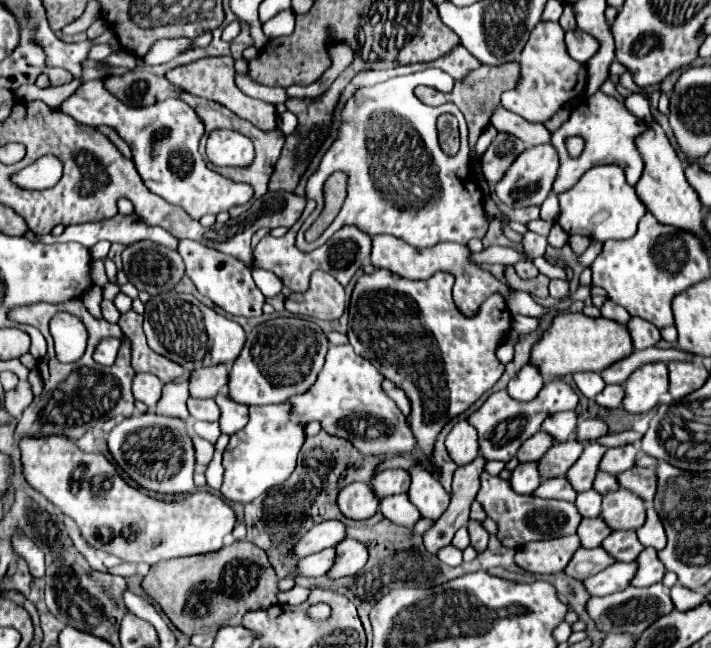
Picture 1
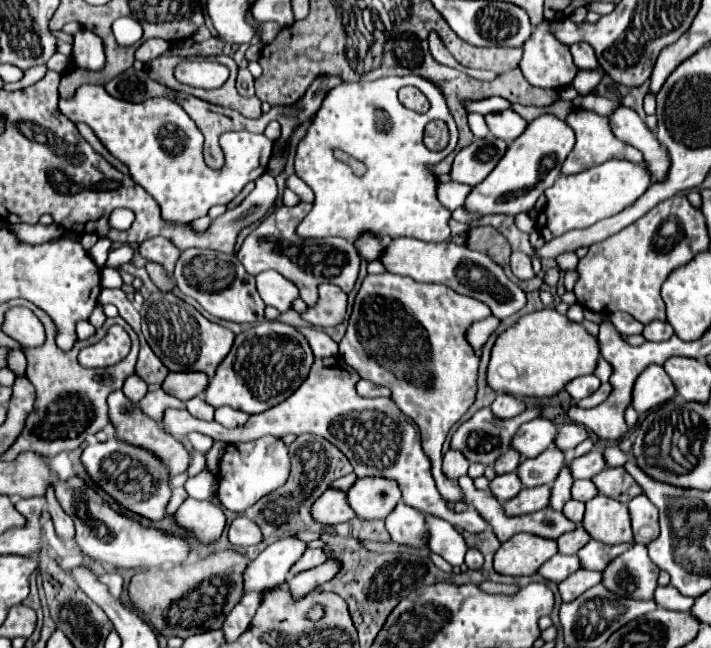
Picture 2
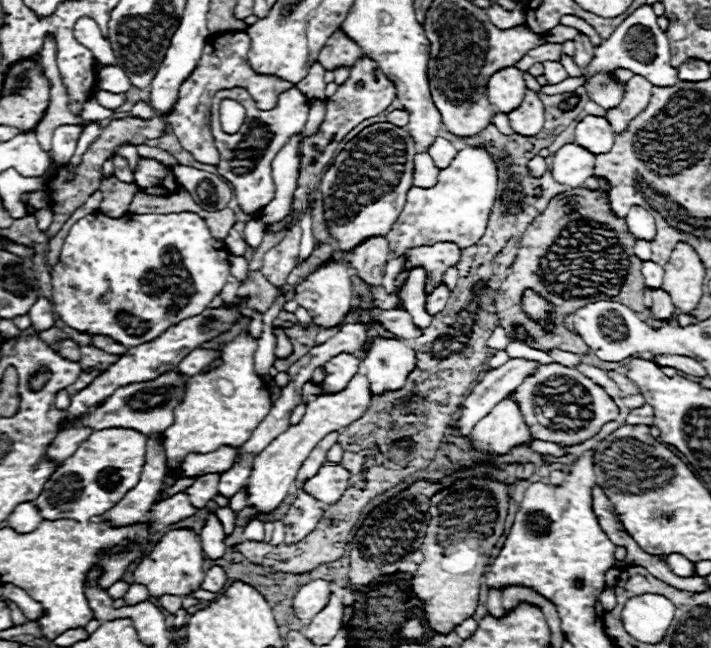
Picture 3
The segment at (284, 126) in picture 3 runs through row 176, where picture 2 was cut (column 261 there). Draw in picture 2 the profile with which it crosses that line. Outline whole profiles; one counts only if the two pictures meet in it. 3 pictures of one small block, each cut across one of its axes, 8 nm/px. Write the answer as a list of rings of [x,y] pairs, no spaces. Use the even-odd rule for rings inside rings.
[[[300,202],[294,208],[278,206],[274,208],[266,220],[262,220],[254,232],[244,240],[242,248],[238,250],[238,260],[246,268],[250,276],[256,276],[264,270],[276,270],[290,282],[294,282],[300,290],[300,298],[314,306],[318,300],[318,286],[322,282],[338,284],[346,294],[354,288],[354,282],[358,278],[358,266],[360,266],[360,254],[356,246],[344,238],[322,238],[322,240],[302,240],[296,234],[296,226],[302,222],[306,212],[312,210],[312,204]]]

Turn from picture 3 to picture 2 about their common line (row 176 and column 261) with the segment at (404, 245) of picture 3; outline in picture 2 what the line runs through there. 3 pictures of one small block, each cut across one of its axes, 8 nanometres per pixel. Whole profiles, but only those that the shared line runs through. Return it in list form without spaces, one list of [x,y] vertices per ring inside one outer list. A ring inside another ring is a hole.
[[[264,436],[252,442],[228,444],[220,460],[220,474],[218,474],[220,504],[230,512],[240,514],[252,504],[256,504],[268,492],[284,486],[288,474],[290,474],[290,458],[288,458],[288,446],[282,442],[282,438]]]

